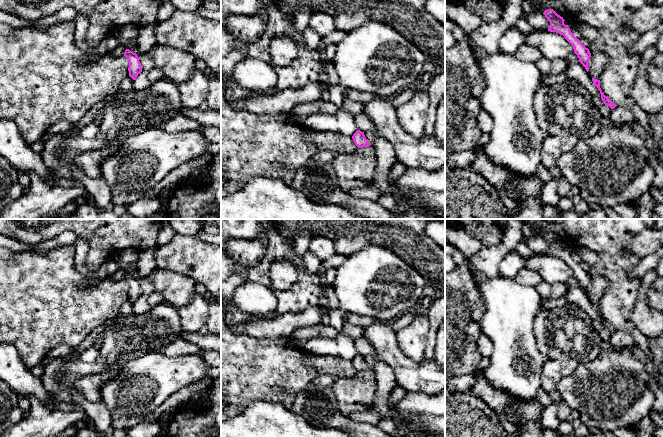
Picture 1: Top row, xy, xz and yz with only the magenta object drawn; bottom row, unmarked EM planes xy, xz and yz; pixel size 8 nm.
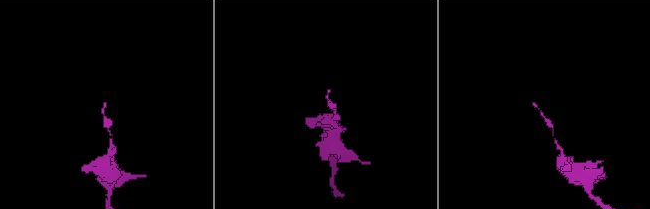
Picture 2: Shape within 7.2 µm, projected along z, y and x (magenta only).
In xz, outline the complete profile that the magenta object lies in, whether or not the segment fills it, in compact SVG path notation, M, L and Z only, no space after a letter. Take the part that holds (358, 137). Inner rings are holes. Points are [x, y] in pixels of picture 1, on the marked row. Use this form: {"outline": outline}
{"outline": "M357 130L353 136L352 136L352 139L355 143L355 145L358 147L358 148L362 148L362 147L368 147L370 146L371 144L368 142L368 140L366 139L365 135L364 135L364 132L360 131L360 130Z"}

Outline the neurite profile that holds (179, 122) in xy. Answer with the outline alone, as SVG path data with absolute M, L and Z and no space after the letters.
M179 112L167 120L161 128L167 132L175 133L179 131L198 130L200 126L196 120Z

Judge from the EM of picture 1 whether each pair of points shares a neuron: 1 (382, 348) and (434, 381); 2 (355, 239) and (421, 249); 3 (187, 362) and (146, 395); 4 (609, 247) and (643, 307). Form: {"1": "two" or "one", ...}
{"1": "one", "2": "one", "3": "one", "4": "two"}

